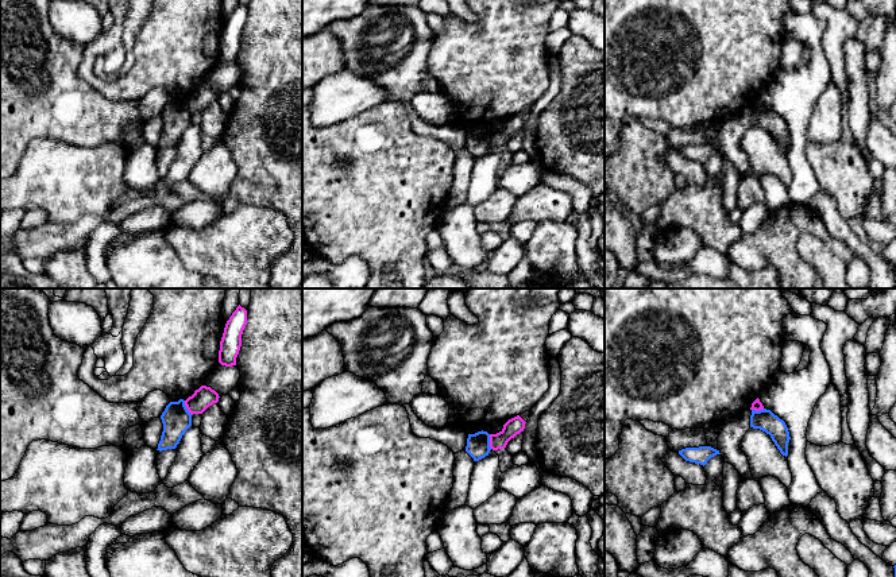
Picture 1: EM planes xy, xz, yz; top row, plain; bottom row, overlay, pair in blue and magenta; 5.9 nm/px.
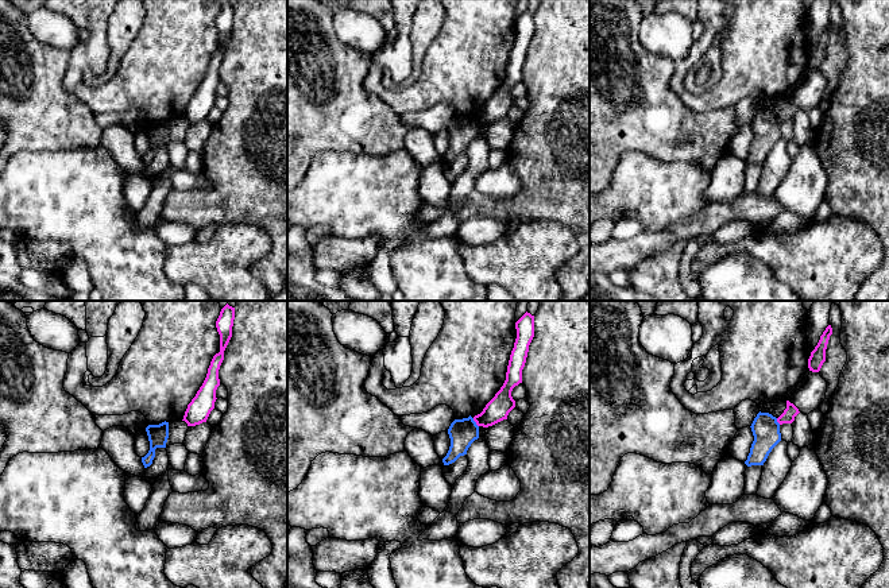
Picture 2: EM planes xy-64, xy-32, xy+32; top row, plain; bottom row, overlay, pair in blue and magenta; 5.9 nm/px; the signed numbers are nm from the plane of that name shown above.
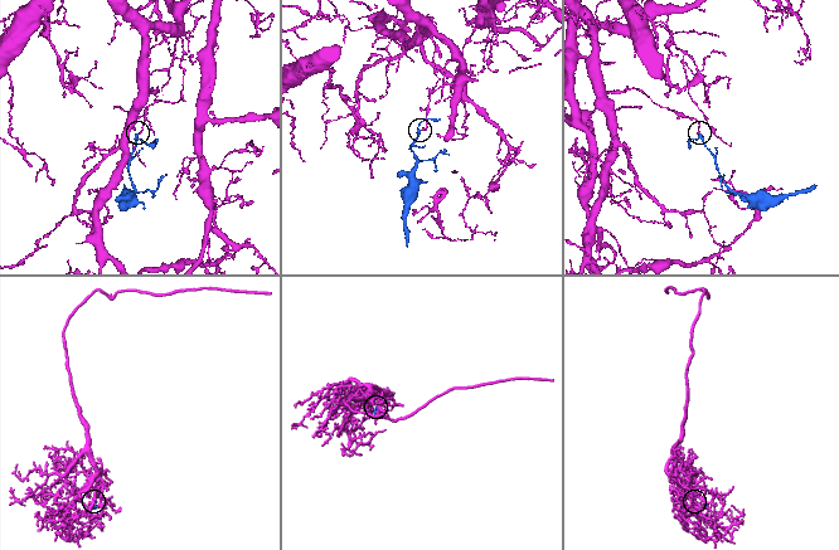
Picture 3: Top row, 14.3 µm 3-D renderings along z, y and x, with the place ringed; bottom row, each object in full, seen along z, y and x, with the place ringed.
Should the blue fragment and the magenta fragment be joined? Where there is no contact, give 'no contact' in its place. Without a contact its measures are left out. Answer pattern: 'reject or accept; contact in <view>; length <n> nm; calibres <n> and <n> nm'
reject; contact in xy; length 100 nm; calibres 170 and 120 nm

